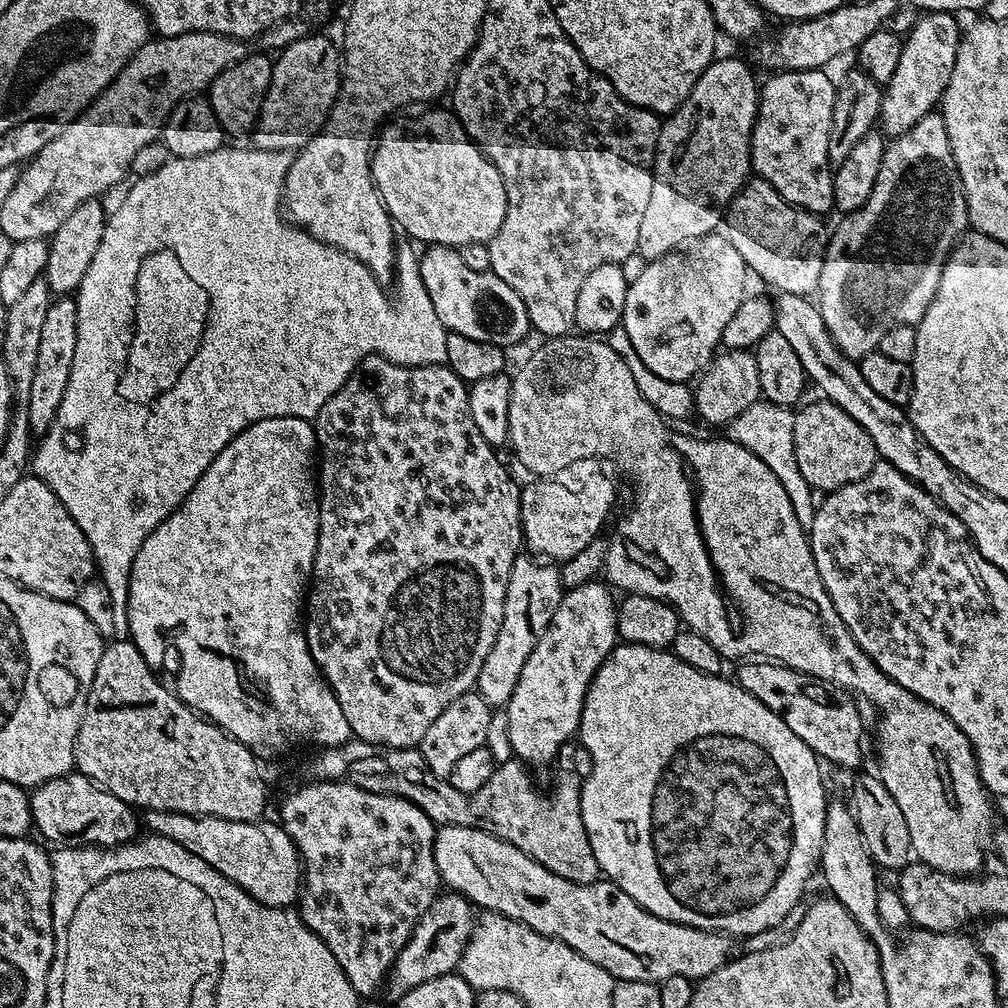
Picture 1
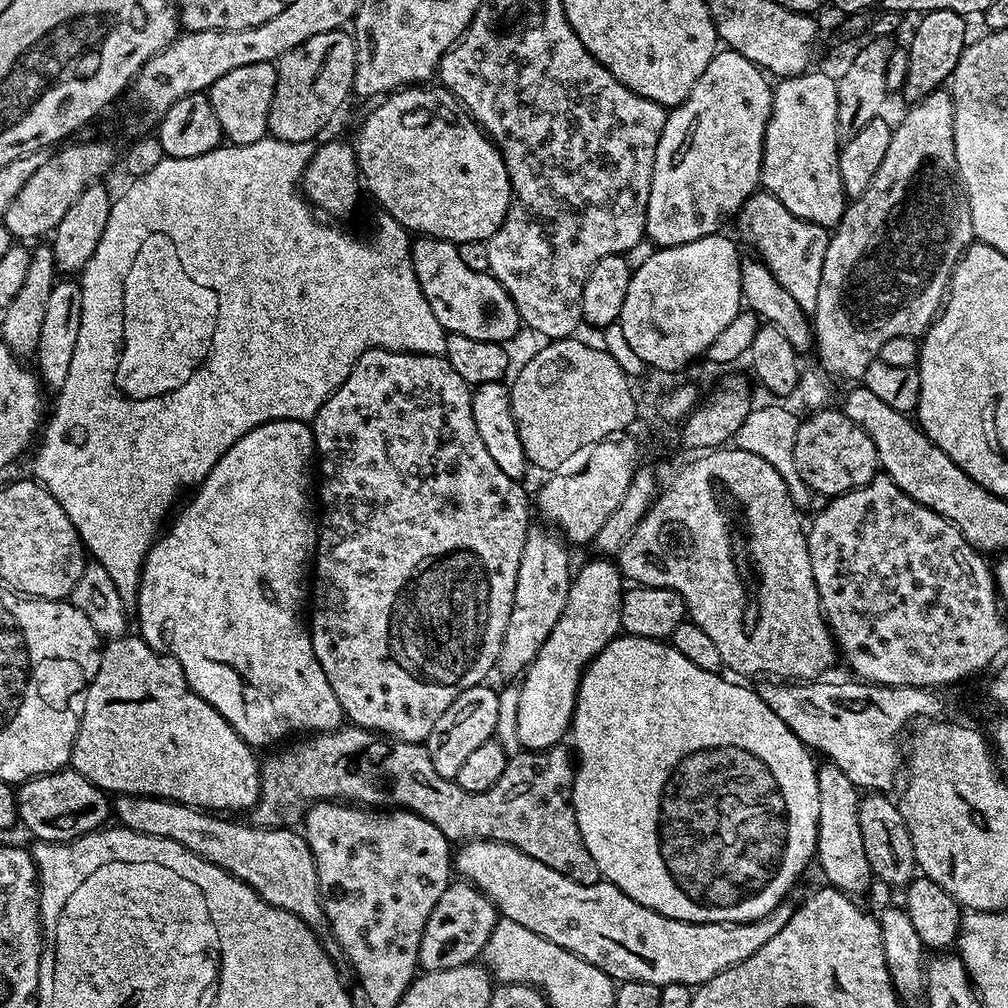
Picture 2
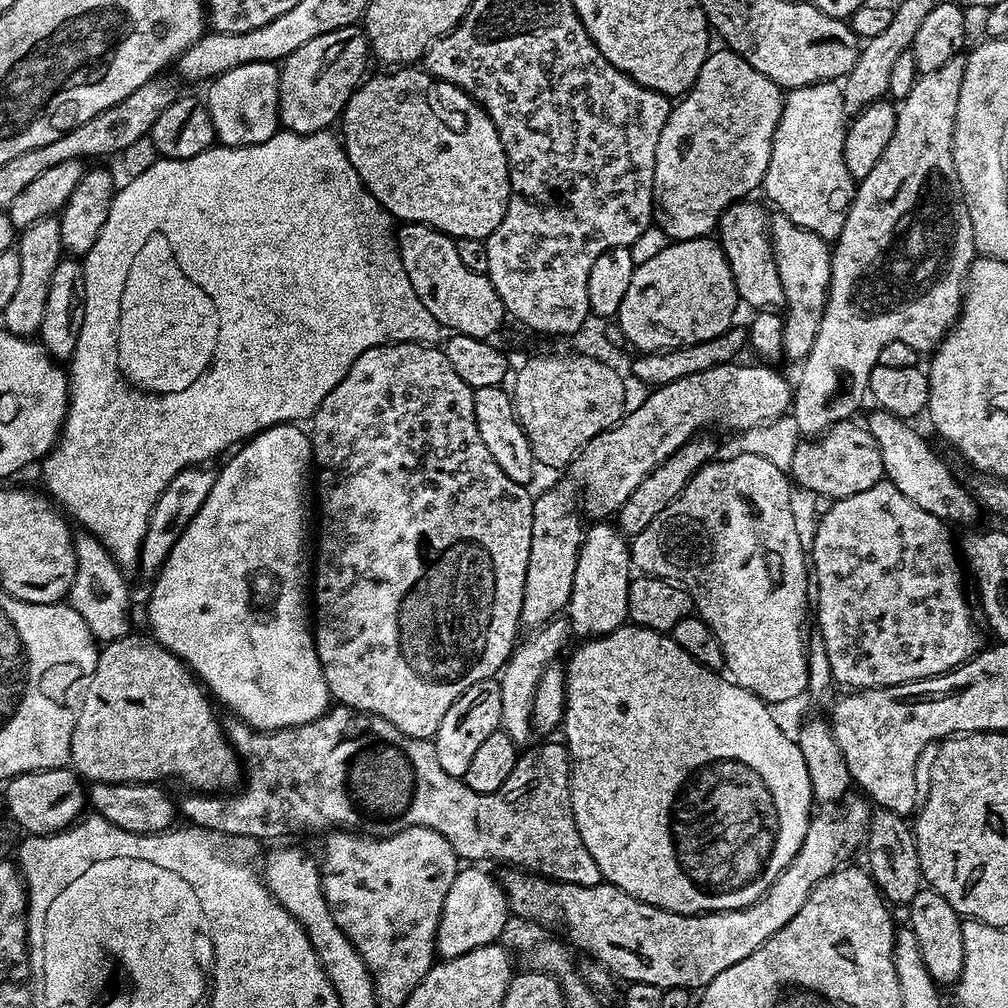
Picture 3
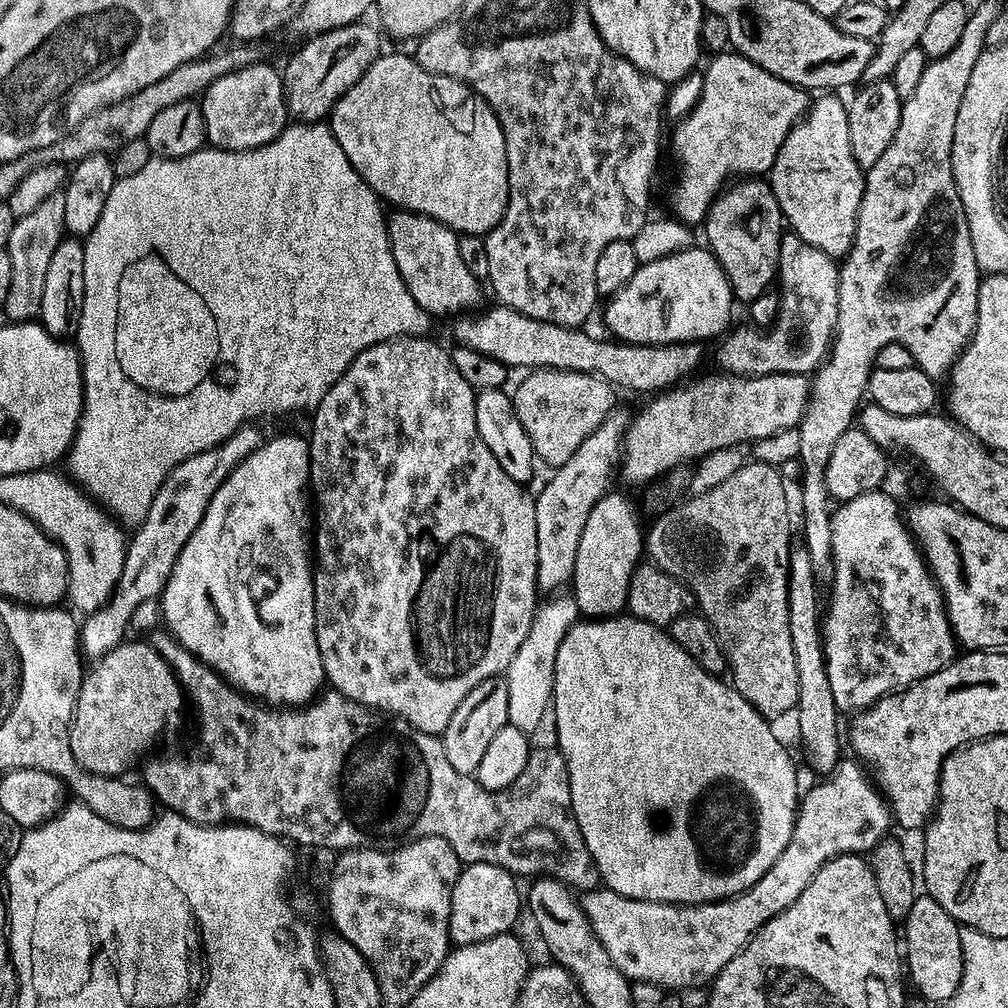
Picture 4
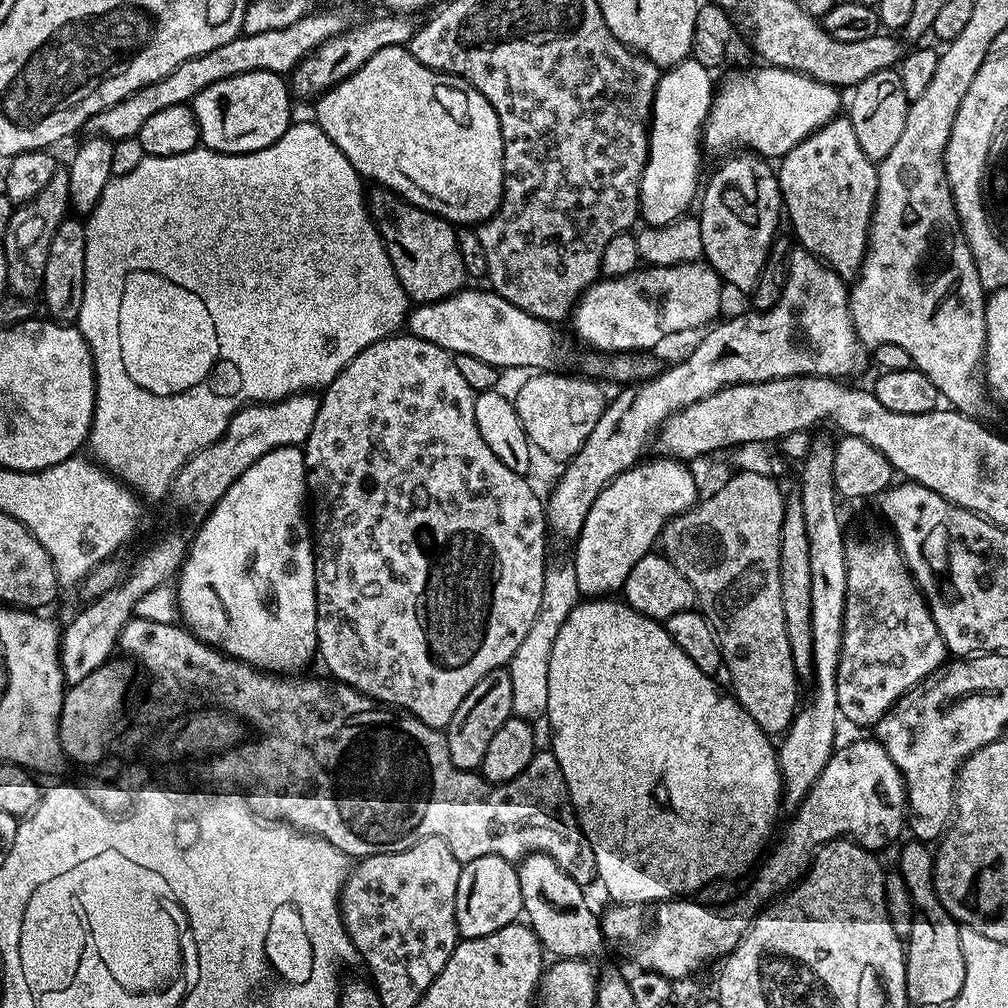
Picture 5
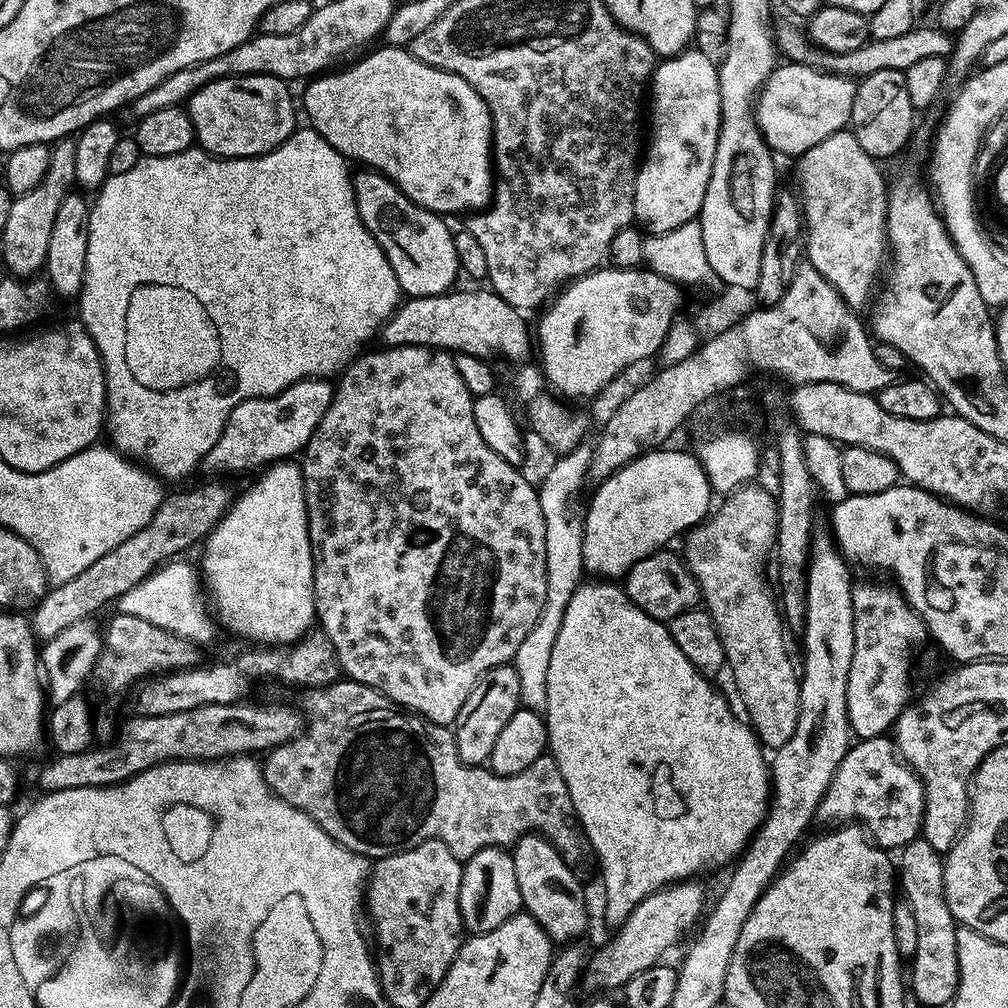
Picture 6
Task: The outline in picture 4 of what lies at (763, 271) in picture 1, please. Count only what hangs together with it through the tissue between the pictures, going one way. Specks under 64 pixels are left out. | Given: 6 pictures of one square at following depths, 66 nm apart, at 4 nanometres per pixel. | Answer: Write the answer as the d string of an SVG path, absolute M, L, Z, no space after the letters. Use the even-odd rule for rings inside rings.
M794 234L780 237L778 295L780 311L767 329L768 336L732 336L719 341L716 360L725 373L733 376L765 376L779 372L815 373L832 346L838 318L840 264L818 246L802 242ZM780 284L780 288L779 288Z

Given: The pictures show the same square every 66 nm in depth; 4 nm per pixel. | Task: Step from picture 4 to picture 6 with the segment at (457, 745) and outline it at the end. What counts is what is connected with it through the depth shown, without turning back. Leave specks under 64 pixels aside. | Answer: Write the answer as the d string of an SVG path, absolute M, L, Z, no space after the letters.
M511 663L487 672L474 686L474 690L470 690L470 698L466 698L462 710L458 710L458 718L452 728L452 737L456 739L460 763L473 766L487 765L490 750L494 750L498 733L504 729L506 722L510 722L510 718L514 718L514 714L521 707L518 674Z

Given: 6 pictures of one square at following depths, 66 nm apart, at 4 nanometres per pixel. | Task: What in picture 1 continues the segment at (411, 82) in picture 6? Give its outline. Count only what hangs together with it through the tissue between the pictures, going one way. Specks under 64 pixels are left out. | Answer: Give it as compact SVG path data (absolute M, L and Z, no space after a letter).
M432 106L429 112L424 112L421 116L408 116L405 120L401 118L393 119L391 122L383 125L382 131L377 135L372 150L372 180L376 183L378 194L382 198L382 202L386 206L388 215L391 216L393 225L401 233L404 232L413 241L421 240L421 245L431 246L433 244L447 244L450 248L459 249L461 244L469 244L470 242L478 242L483 244L494 238L494 234L498 234L498 230L502 226L502 218L506 218L506 186L502 182L502 174L498 174L496 167L489 162L482 154L482 150L468 137L466 130L456 118L456 113L447 107L436 108L440 106Z

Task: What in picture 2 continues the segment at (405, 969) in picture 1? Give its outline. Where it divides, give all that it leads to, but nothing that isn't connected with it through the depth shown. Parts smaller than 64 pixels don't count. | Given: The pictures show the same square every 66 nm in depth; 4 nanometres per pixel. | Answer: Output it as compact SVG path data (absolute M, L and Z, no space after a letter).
M463 878L453 879L446 890L442 890L438 906L430 910L430 918L426 918L426 930L420 943L420 968L424 972L454 970L454 966L479 961L497 919L496 908L486 894Z

